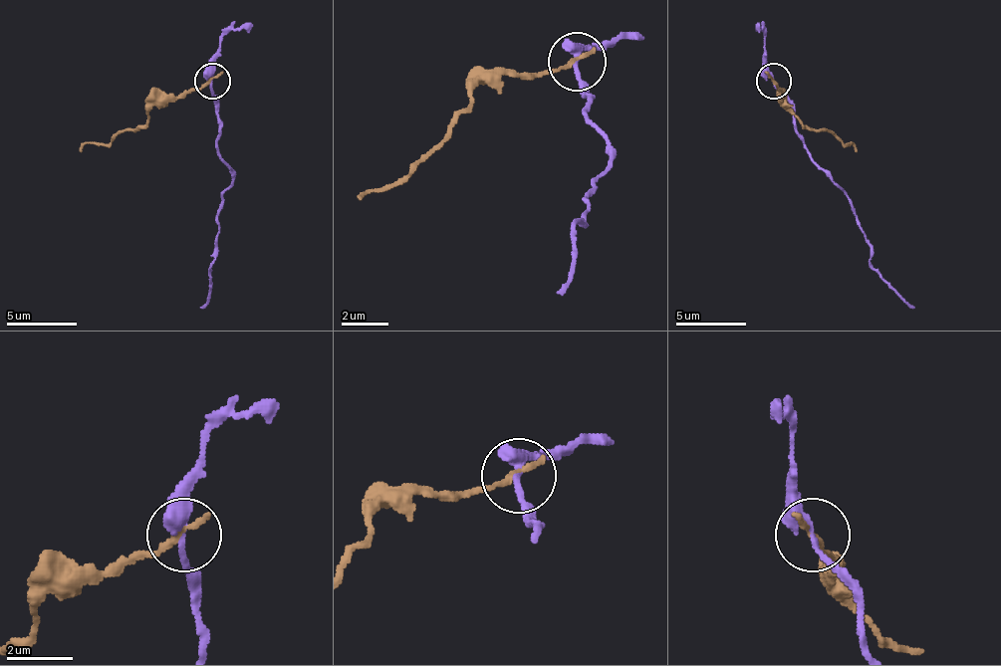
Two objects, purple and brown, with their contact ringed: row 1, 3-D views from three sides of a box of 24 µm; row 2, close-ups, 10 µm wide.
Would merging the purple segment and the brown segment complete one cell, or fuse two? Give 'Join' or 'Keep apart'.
Keep apart

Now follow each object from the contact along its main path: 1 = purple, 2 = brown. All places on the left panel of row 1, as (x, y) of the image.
1: (211, 82), (218, 107), (218, 159), (232, 177), (218, 205), (204, 308)
2: (211, 82), (158, 103), (140, 127), (119, 131), (105, 145), (87, 141), (80, 152)

